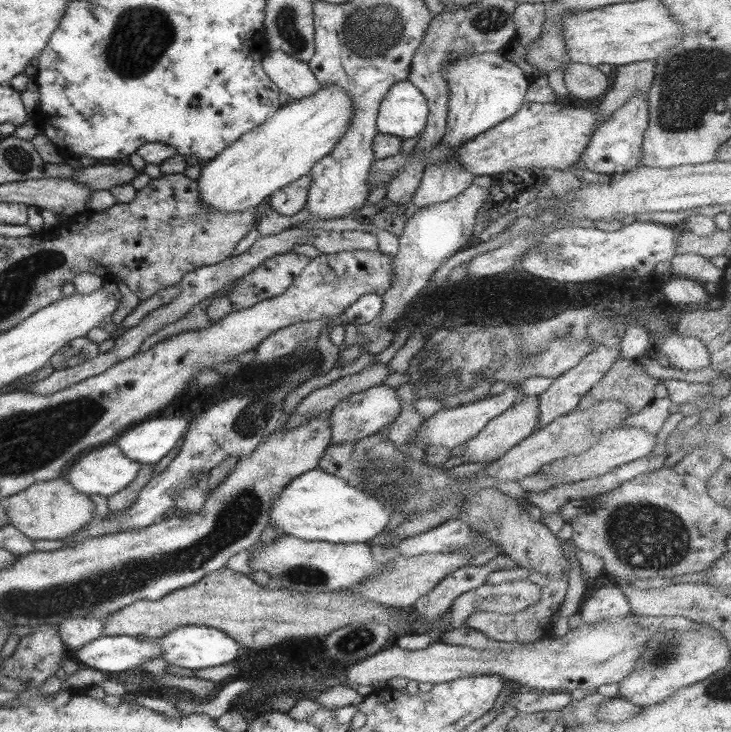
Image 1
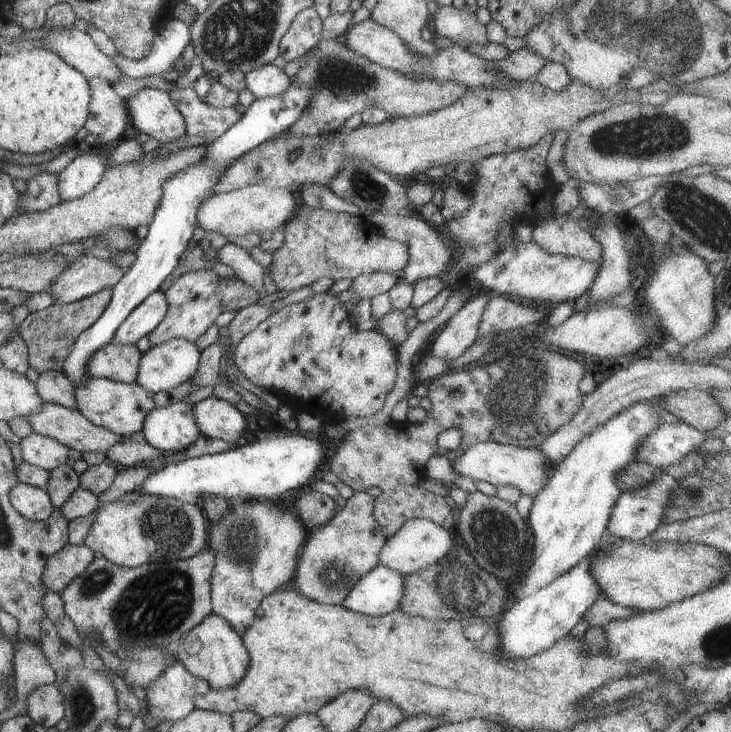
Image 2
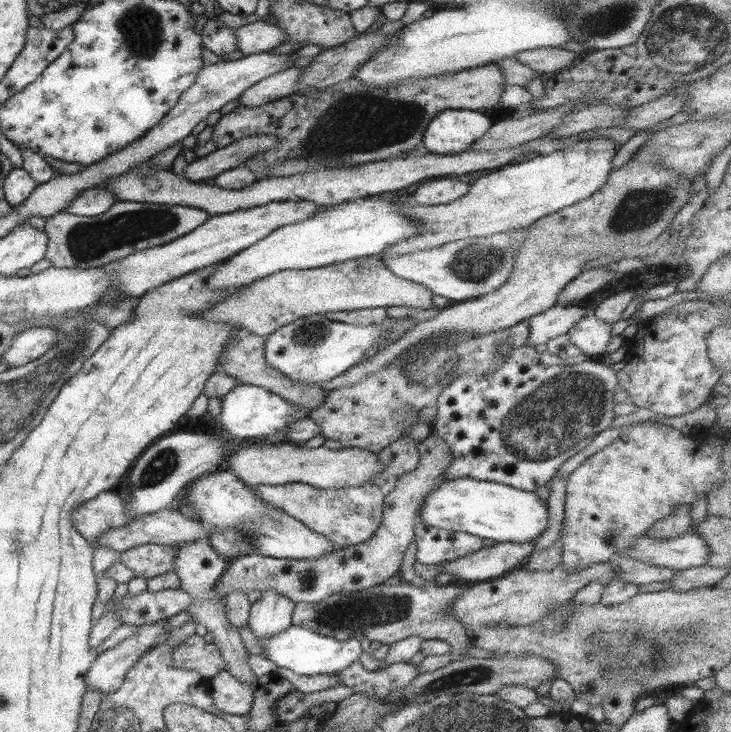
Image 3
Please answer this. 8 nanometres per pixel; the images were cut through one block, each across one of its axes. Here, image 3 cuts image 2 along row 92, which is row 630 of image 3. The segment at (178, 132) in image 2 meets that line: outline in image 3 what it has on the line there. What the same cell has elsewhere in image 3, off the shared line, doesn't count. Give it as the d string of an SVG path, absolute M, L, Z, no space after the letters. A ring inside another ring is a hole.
M164 619L138 625L136 634L122 640L118 646L100 653L87 671L87 690L99 690L103 698L116 692L127 678L128 671L152 650L156 639L162 634L168 635L167 624L168 619Z

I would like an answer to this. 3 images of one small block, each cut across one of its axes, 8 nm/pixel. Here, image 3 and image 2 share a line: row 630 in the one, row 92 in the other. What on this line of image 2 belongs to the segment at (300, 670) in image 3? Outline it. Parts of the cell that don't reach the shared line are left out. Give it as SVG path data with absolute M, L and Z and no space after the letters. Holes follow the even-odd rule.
M292 82L283 93L255 99L237 123L230 126L223 135L207 143L205 155L199 163L188 165L183 171L178 171L162 183L163 193L153 219L148 224L148 233L140 240L135 252L137 255L135 262L113 286L113 295L102 316L77 336L74 346L65 358L62 372L73 382L75 388L85 381L86 377L90 377L87 374L87 364L94 352L112 341L116 329L133 309L156 292L168 275L172 274L194 234L200 204L211 196L211 191L215 184L218 184L225 169L237 158L256 148L256 145L285 134L310 104L312 93L309 86Z

